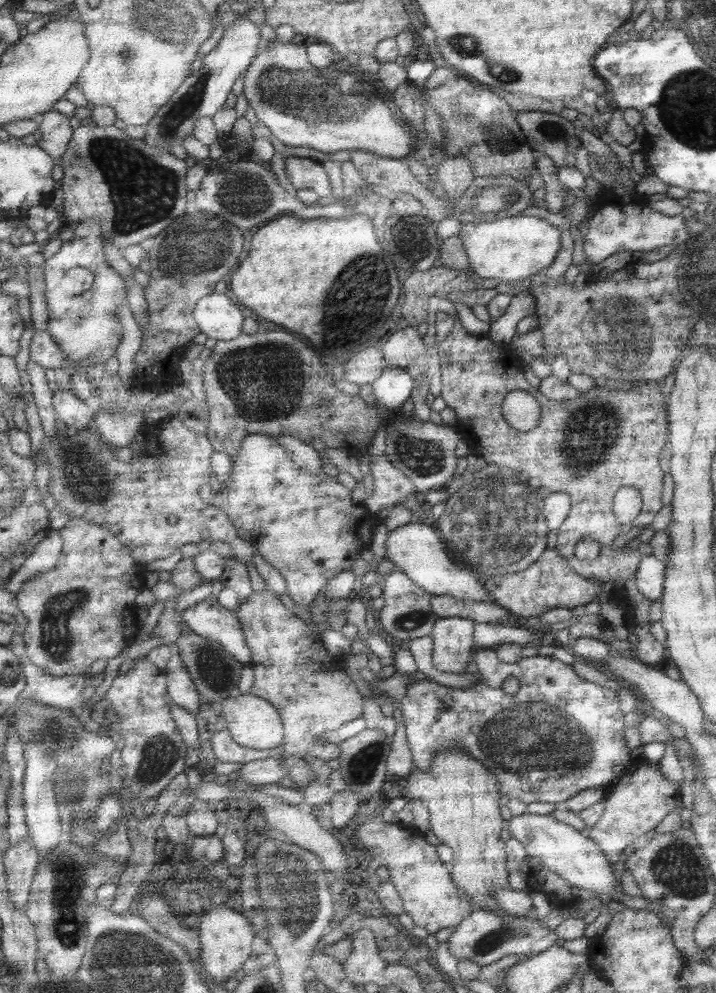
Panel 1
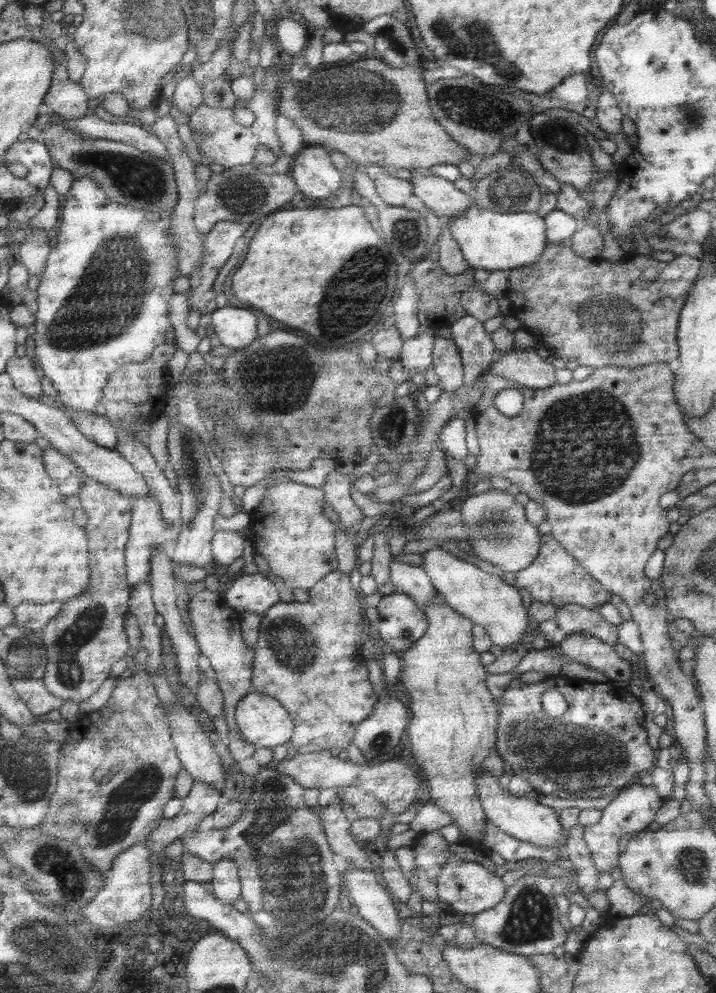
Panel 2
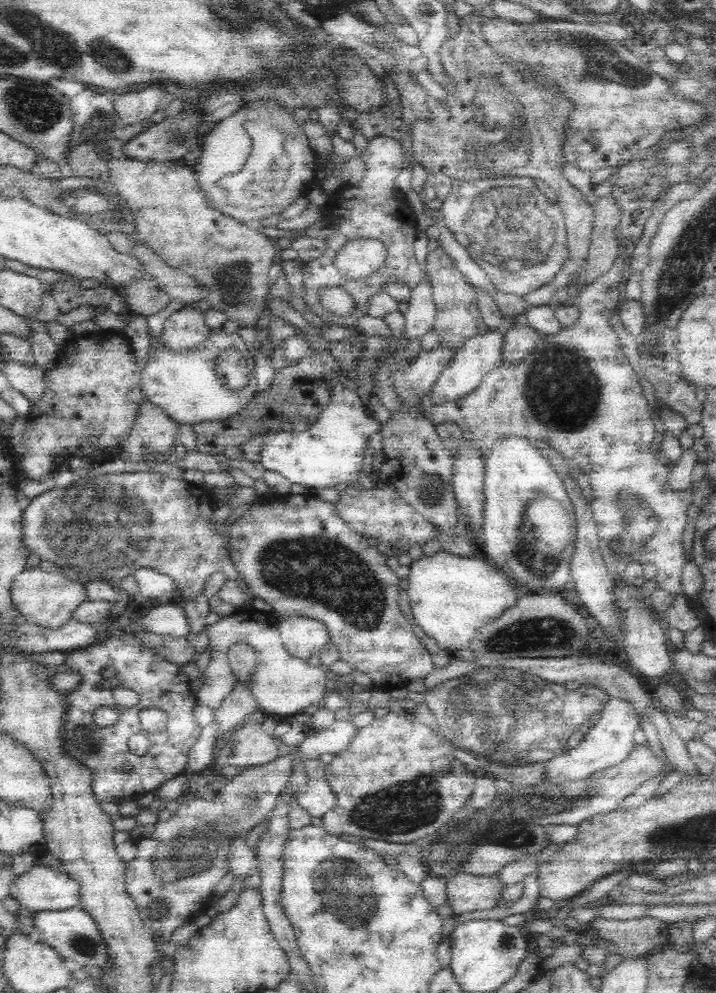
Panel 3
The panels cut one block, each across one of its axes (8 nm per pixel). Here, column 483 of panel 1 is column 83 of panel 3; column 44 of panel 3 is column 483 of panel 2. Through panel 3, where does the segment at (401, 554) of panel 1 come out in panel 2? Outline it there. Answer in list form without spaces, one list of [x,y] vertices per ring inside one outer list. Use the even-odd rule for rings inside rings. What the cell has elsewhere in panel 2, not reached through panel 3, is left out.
[[[439,546],[429,548],[427,552],[421,554],[421,568],[429,576],[439,598],[451,610],[455,610],[459,616],[469,618],[475,626],[481,626],[487,632],[495,652],[505,652],[509,650],[511,644],[519,642],[529,622],[529,612],[525,612],[521,604],[523,592],[505,584],[493,572],[481,572],[477,566],[455,558],[453,554],[441,550]]]

